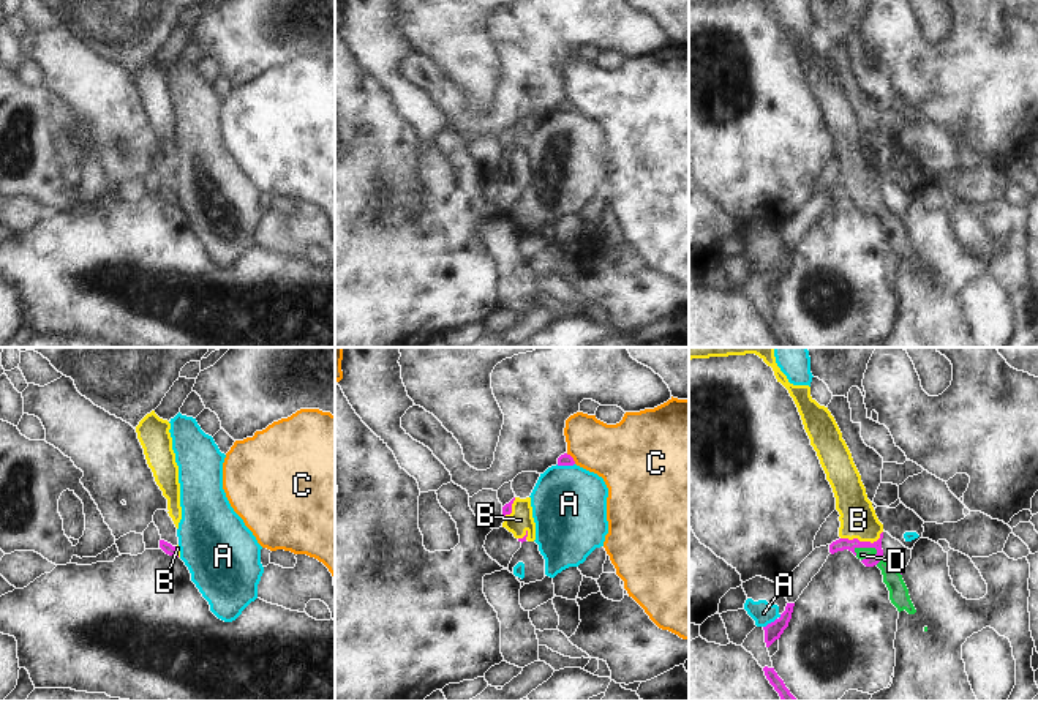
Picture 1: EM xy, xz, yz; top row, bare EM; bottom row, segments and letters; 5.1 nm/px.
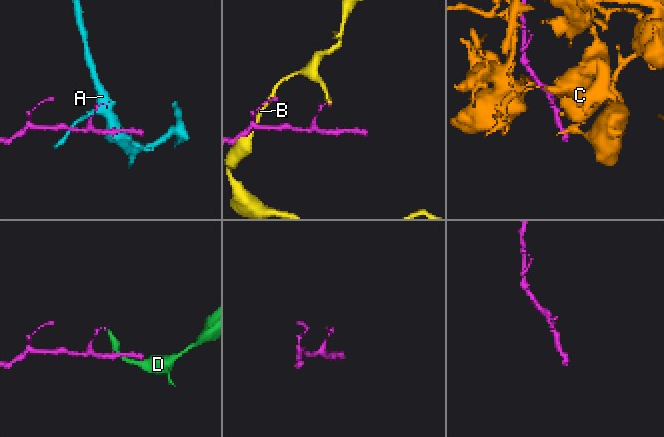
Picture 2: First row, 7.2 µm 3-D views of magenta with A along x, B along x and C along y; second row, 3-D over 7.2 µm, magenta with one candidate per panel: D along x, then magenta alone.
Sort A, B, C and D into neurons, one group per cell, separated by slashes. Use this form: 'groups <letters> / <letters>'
groups A / B D / C

